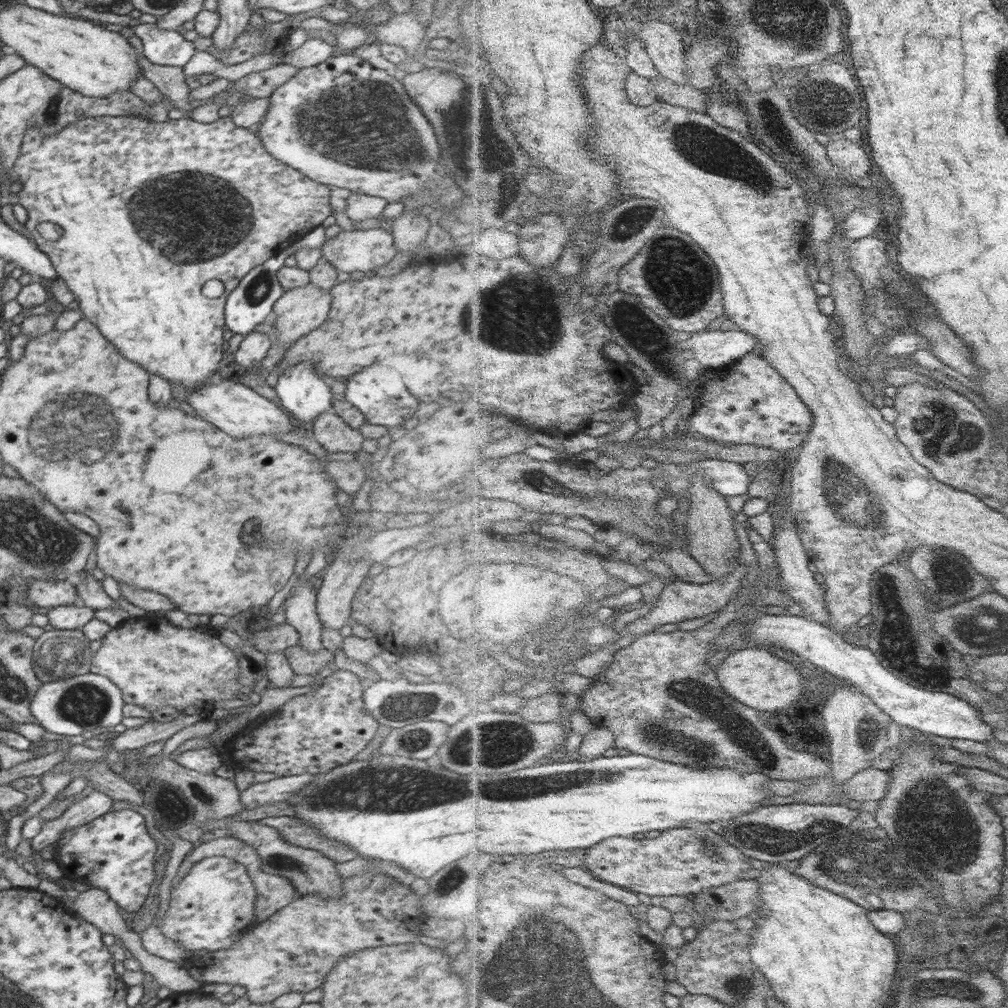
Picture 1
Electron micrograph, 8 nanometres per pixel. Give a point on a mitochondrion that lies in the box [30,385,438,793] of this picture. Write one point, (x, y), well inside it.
(86, 704)

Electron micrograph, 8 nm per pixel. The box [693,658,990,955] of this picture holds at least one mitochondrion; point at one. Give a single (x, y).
(932, 821)

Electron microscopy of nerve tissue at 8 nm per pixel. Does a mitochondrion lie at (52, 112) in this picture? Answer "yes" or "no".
yes

